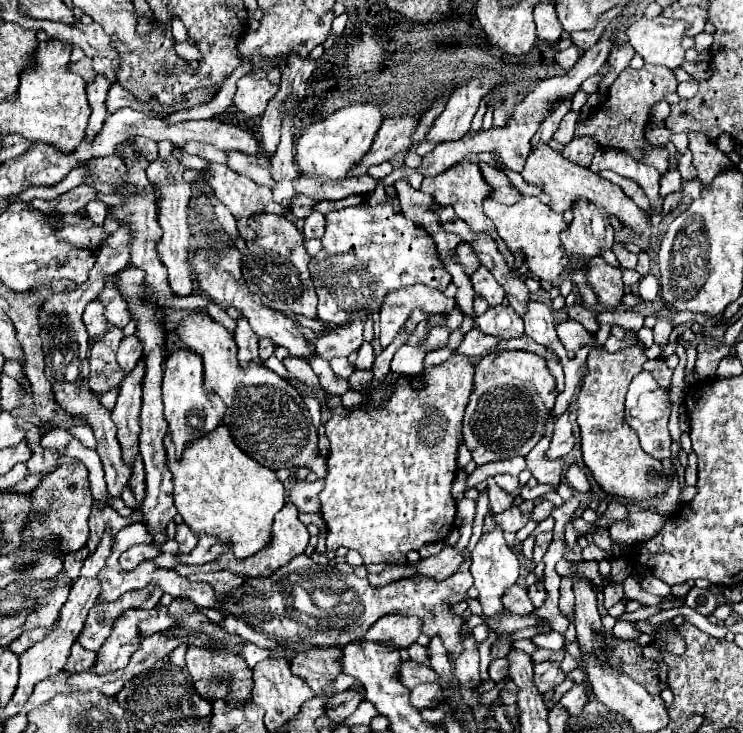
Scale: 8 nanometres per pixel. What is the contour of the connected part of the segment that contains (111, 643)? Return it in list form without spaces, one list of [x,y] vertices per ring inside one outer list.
[[[128,609],[128,611],[124,611],[116,619],[110,637],[104,641],[100,651],[96,651],[94,671],[98,675],[104,675],[104,673],[110,673],[110,671],[124,669],[128,665],[132,653],[138,647],[138,639],[140,639],[138,623],[154,617],[156,613],[158,613],[156,609],[150,609],[150,611]]]

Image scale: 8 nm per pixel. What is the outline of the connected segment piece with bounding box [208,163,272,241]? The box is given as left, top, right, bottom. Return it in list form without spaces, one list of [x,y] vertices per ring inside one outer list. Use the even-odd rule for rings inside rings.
[[[210,163],[208,183],[214,187],[216,197],[236,217],[240,237],[244,241],[256,239],[256,231],[248,225],[248,219],[266,213],[266,205],[272,203],[272,191],[268,187],[252,183],[248,177],[230,171],[226,165],[216,163]]]

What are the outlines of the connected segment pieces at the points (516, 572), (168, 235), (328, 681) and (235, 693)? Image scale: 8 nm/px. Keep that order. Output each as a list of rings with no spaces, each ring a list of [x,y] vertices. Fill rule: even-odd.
[[[494,527],[490,533],[484,533],[476,545],[476,549],[472,551],[472,567],[470,573],[474,577],[474,587],[478,589],[478,601],[482,605],[482,611],[486,617],[492,615],[500,615],[504,611],[502,605],[502,597],[506,595],[506,591],[518,581],[520,577],[520,563],[518,557],[512,553],[512,549],[506,545],[502,529]]]
[[[170,155],[164,161],[156,159],[148,165],[149,181],[164,187],[164,189],[156,189],[156,195],[160,199],[158,223],[164,231],[160,237],[160,243],[156,247],[158,247],[160,261],[168,269],[168,283],[176,297],[184,297],[184,295],[192,293],[192,267],[188,263],[190,261],[190,235],[192,235],[190,227],[188,227],[188,201],[192,197],[192,185],[182,177],[184,171],[186,171],[186,167],[180,165],[180,161],[174,155]]]
[[[330,647],[330,649],[310,649],[304,653],[298,653],[290,667],[292,673],[304,679],[310,689],[316,693],[316,697],[326,697],[328,687],[334,683],[338,673],[342,673],[342,667],[338,663],[340,659],[340,649]]]
[[[188,647],[186,653],[186,669],[190,673],[192,685],[198,691],[198,695],[204,695],[204,699],[224,699],[230,695],[228,703],[244,703],[244,699],[250,699],[252,695],[252,671],[246,667],[246,661],[242,655],[232,655],[226,649],[202,649],[202,647]]]

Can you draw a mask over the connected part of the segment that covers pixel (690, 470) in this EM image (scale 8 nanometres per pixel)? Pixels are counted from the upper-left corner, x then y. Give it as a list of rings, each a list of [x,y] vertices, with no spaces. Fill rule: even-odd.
[[[690,453],[688,455],[688,467],[686,467],[686,483],[688,485],[696,485],[698,481],[698,471],[696,471],[696,455]]]

